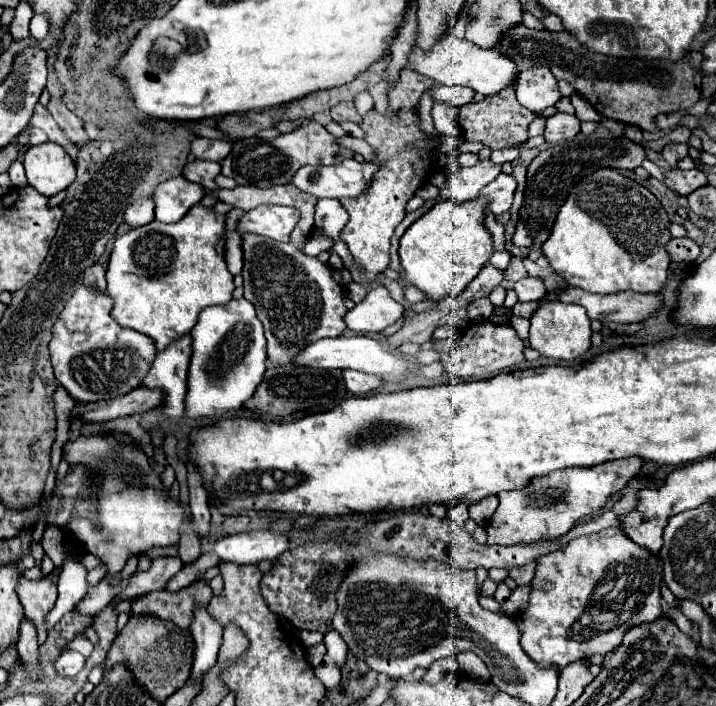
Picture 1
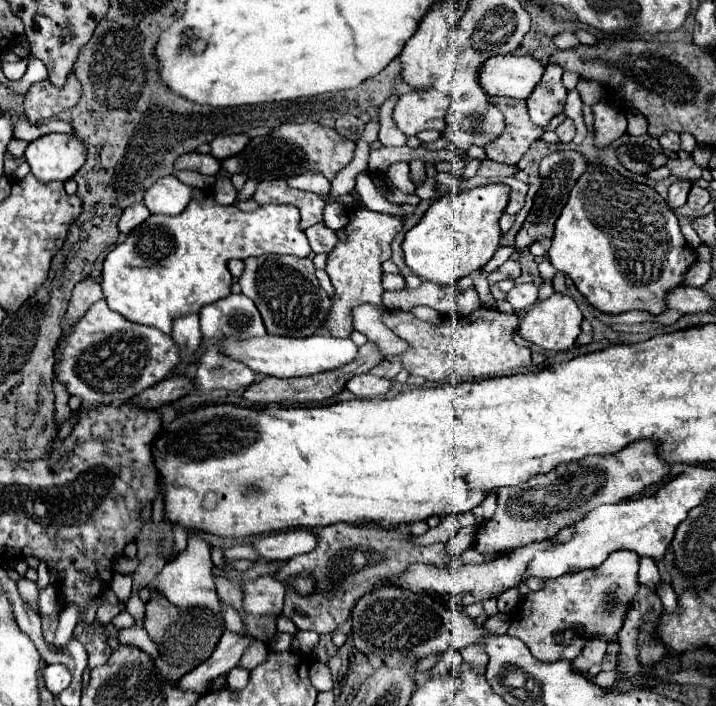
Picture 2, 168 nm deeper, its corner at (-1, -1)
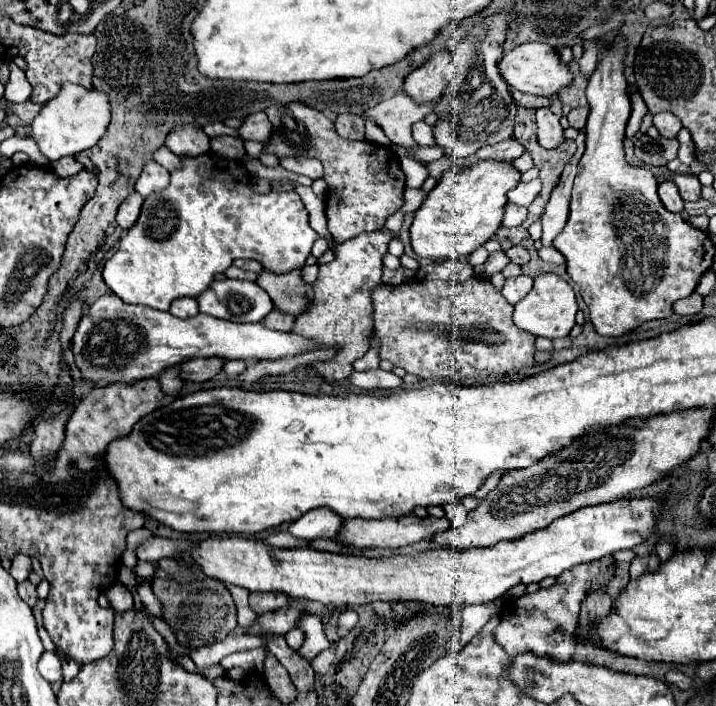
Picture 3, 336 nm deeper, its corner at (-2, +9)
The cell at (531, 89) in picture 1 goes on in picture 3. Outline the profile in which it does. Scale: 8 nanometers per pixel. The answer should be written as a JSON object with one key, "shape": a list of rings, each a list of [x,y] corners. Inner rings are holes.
{"shape":[[[553,100],[553,104],[549,108],[537,110],[537,138],[539,138],[539,144],[547,150],[565,142],[563,126],[559,124],[559,118],[561,118],[559,100]]]}

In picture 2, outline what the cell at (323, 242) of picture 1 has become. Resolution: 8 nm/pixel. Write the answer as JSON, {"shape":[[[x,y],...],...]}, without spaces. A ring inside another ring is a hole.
{"shape":[[[196,190],[186,210],[178,216],[152,214],[138,228],[134,228],[122,244],[116,244],[108,252],[102,270],[102,290],[108,308],[122,314],[126,320],[154,326],[164,334],[172,332],[174,320],[186,314],[198,314],[210,302],[218,302],[230,294],[232,276],[228,272],[228,260],[236,254],[292,254],[308,258],[312,252],[306,234],[298,228],[300,212],[296,206],[270,204],[256,208],[254,212],[242,212],[236,206],[220,206],[214,202],[210,190]]]}

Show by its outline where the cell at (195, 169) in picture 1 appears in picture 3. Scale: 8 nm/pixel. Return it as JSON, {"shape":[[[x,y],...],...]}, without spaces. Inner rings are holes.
{"shape":[[[195,124],[177,126],[167,136],[165,146],[181,158],[191,158],[197,154],[205,154],[209,150],[209,136]]]}

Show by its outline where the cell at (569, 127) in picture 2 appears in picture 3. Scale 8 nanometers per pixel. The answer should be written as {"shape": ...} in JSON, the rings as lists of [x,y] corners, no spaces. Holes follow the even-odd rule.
{"shape":[[[577,106],[577,108],[573,108],[567,114],[569,126],[573,126],[577,130],[583,130],[585,128],[585,122],[587,122],[587,116],[589,116],[589,106]]]}

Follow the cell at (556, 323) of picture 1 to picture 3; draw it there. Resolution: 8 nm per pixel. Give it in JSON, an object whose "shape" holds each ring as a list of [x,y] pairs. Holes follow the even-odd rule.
{"shape":[[[541,274],[535,278],[533,290],[515,304],[513,322],[517,328],[533,334],[533,336],[545,336],[545,338],[563,338],[571,332],[575,326],[575,314],[577,314],[577,300],[573,288],[559,278],[557,274]]]}

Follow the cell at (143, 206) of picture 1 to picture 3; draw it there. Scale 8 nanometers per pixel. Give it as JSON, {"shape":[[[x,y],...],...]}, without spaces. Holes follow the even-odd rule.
{"shape":[[[131,192],[119,206],[117,210],[117,224],[123,228],[123,230],[129,230],[137,218],[139,218],[139,212],[141,212],[141,204],[143,204],[143,196],[137,194],[137,192]]]}

